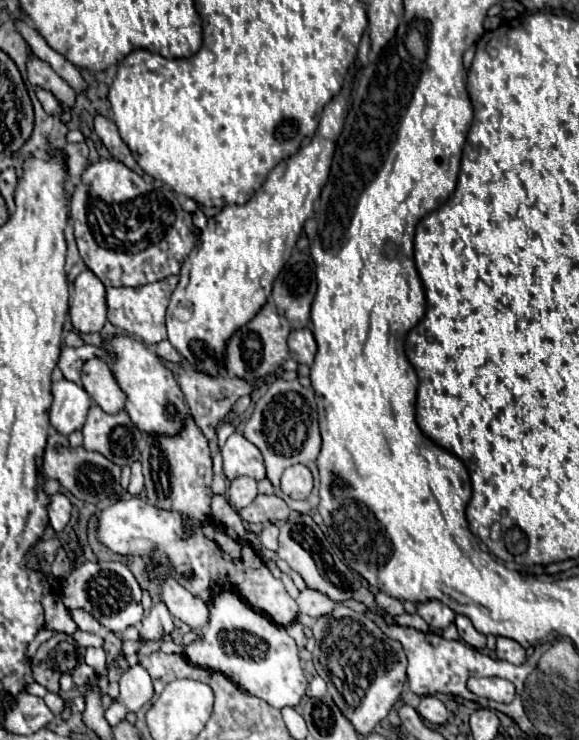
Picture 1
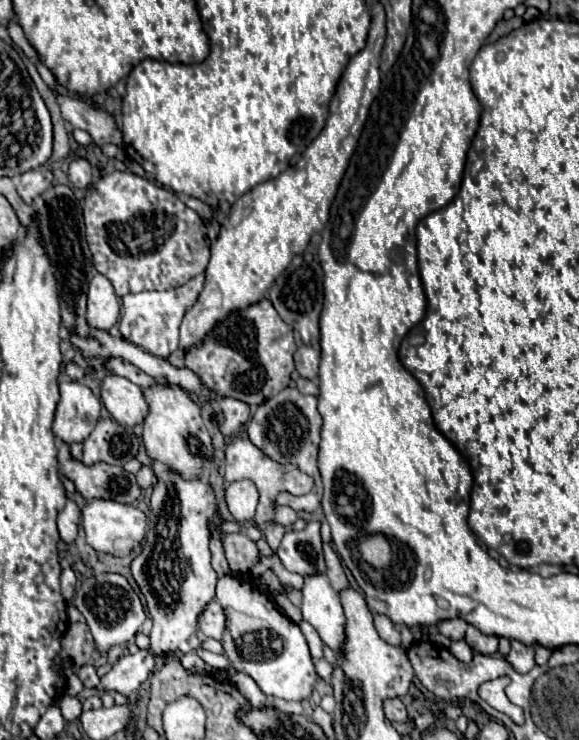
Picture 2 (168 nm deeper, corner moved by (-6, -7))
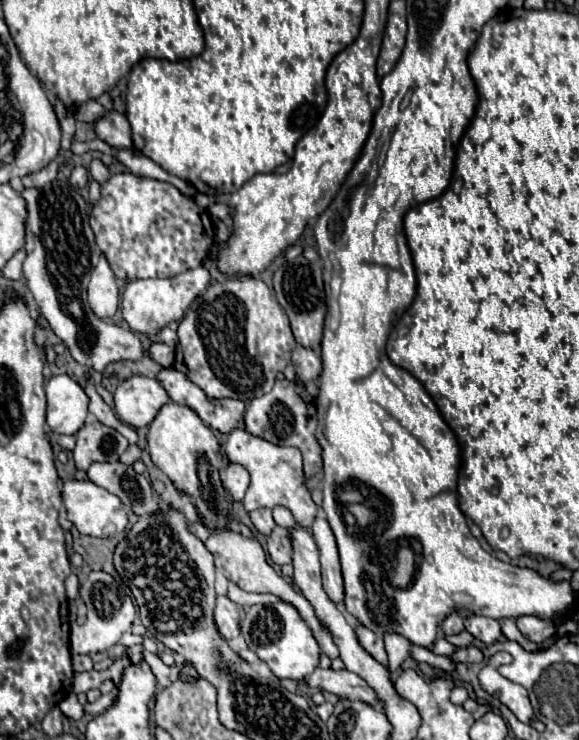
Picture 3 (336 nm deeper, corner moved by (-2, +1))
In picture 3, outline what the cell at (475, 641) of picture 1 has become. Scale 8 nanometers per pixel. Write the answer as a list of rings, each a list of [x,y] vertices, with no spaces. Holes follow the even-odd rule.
[[[475,614],[467,616],[465,630],[469,630],[477,640],[481,640],[485,644],[493,644],[493,642],[503,638],[499,622],[493,618],[485,618],[485,616],[475,616]]]

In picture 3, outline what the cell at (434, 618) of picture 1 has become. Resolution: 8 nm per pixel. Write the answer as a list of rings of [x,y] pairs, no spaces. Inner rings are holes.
[[[453,612],[453,614],[449,614],[449,616],[441,622],[441,628],[443,628],[443,632],[445,632],[447,636],[459,634],[459,632],[463,632],[463,618],[461,618],[457,612]]]

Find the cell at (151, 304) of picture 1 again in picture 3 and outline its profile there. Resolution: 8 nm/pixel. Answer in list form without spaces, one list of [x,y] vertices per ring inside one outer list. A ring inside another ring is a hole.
[[[203,266],[187,270],[173,278],[131,280],[127,282],[123,292],[123,318],[127,320],[131,330],[147,336],[155,336],[165,324],[181,320],[181,316],[189,310],[189,304],[195,300],[195,296],[199,296],[207,288],[209,280],[211,280],[209,270]]]

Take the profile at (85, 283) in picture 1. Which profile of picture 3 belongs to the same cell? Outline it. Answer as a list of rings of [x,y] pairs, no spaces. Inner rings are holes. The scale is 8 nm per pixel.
[[[105,258],[99,260],[97,268],[91,274],[91,282],[87,288],[87,300],[89,300],[91,310],[103,320],[115,316],[117,312],[117,306],[119,306],[117,278]]]

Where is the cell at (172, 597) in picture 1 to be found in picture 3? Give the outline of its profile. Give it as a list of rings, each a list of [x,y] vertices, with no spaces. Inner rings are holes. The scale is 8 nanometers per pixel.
[[[217,596],[217,608],[215,608],[215,620],[219,632],[229,640],[241,636],[241,614],[237,606],[227,596]]]

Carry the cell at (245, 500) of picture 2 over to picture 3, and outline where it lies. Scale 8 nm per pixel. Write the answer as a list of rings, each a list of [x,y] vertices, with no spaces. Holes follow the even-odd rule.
[[[227,464],[227,468],[221,470],[221,480],[235,500],[243,500],[249,486],[249,472],[241,464]]]

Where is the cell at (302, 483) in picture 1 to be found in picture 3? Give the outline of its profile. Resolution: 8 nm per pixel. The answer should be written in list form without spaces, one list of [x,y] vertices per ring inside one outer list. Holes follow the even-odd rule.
[[[235,428],[225,444],[225,454],[229,462],[237,462],[245,466],[251,474],[251,484],[247,488],[247,494],[243,498],[243,506],[247,512],[253,512],[255,508],[273,508],[273,506],[285,506],[293,512],[295,520],[303,528],[311,528],[319,508],[311,500],[311,492],[305,486],[305,474],[303,474],[303,460],[301,452],[293,446],[277,446],[271,444],[259,436],[249,434],[247,430]]]

